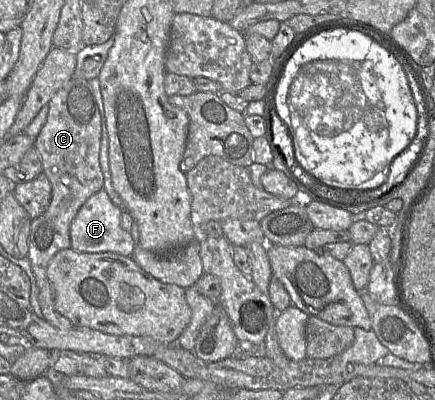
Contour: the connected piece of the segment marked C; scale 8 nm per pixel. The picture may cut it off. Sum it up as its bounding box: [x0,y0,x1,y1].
[27,75,103,330]

